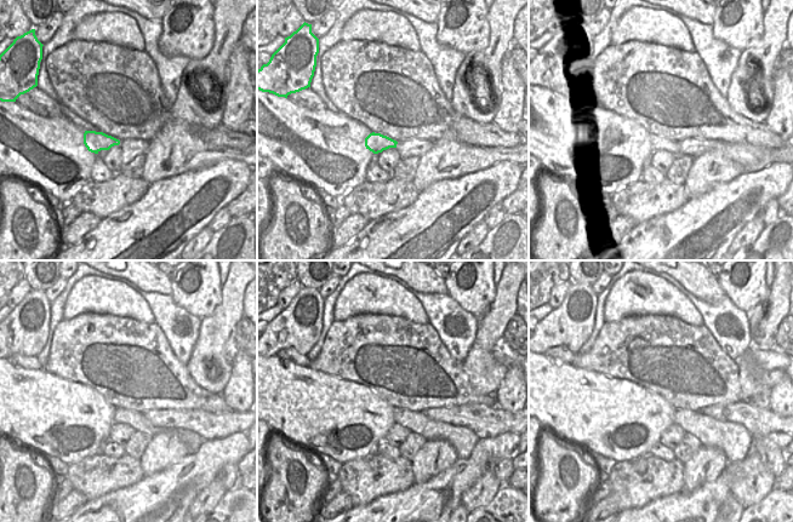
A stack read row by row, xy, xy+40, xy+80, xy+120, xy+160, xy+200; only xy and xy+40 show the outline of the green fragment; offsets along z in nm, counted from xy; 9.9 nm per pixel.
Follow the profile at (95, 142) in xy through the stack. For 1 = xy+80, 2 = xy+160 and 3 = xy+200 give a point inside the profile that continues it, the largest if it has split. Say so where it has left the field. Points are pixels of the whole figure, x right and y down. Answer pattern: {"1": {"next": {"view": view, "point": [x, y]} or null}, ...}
{"1": {"next": {"view": "xy+80", "point": [657, 143]}}, "2": {"next": {"view": "xy+160", "point": [462, 439]}}, "3": {"next": {"view": "xy+200", "point": [734, 440]}}}

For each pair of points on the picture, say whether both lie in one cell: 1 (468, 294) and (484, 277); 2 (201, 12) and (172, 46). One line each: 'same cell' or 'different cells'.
1: same cell
2: same cell

